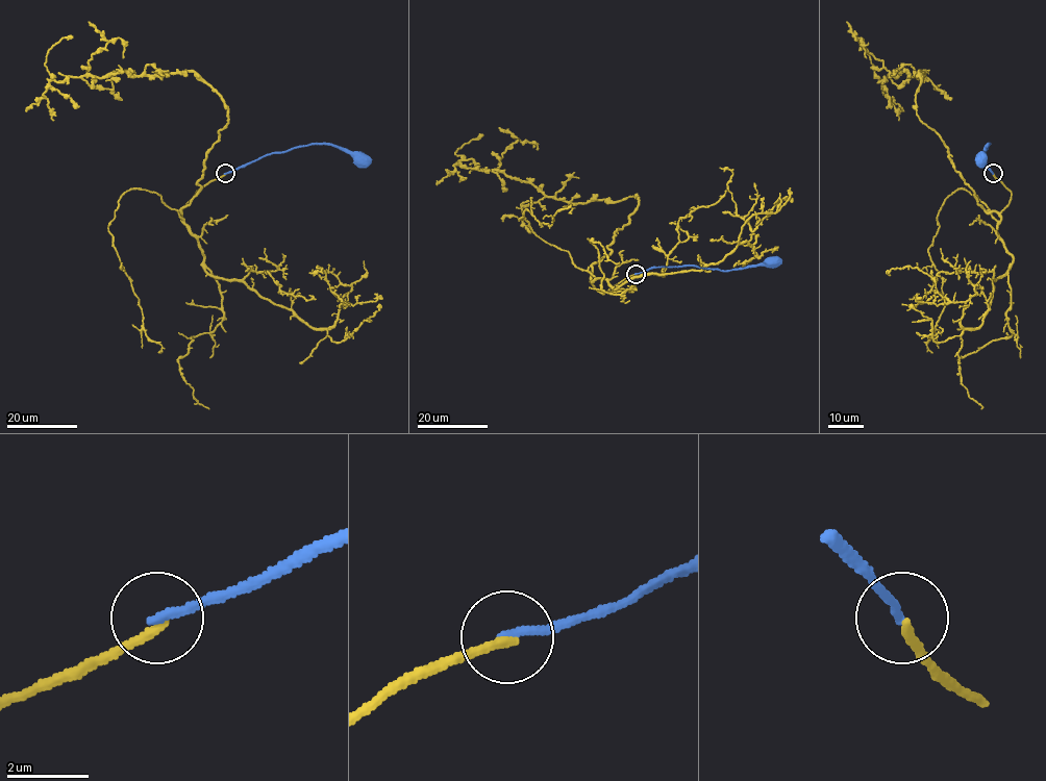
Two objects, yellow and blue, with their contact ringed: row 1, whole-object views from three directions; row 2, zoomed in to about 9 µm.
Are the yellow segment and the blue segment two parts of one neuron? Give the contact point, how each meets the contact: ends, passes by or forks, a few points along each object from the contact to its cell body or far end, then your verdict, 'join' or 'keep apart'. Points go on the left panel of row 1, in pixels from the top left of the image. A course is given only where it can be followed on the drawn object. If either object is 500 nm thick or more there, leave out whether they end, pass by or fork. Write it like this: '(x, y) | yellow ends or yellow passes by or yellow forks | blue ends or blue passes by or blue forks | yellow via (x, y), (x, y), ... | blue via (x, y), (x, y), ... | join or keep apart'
(225, 173) | yellow ends | blue ends | yellow via (225, 174), (180, 212), (228, 122), (224, 100), (194, 72), (56, 81), (47, 51), (73, 36) | blue via (225, 174), (264, 156), (310, 144), (345, 148), (359, 158) | keep apart

